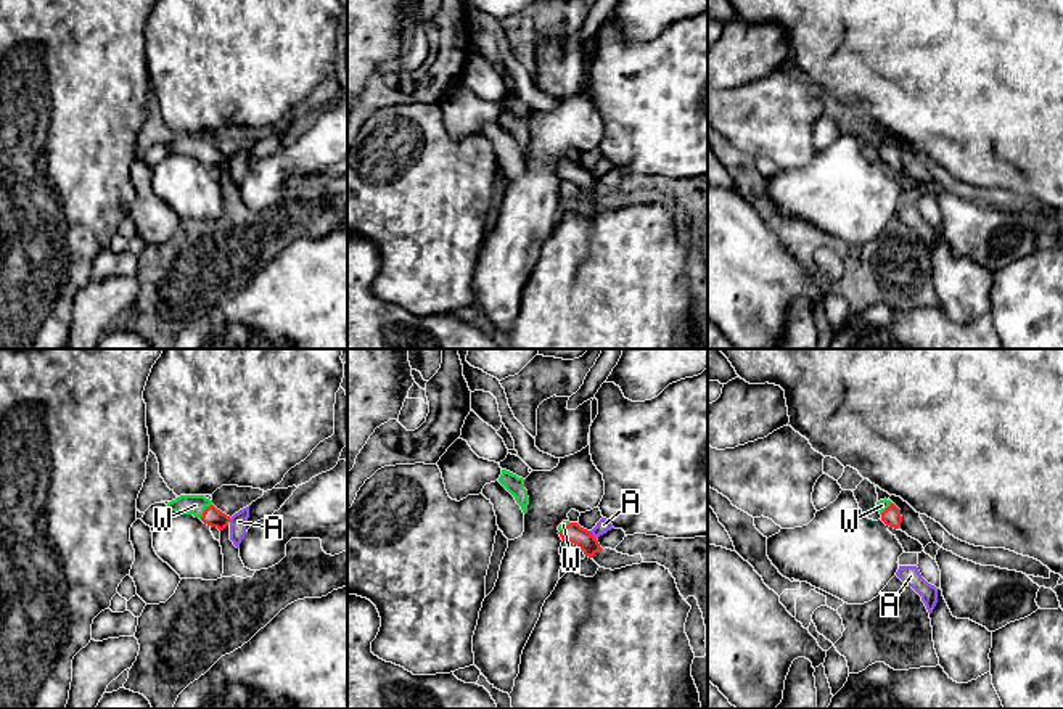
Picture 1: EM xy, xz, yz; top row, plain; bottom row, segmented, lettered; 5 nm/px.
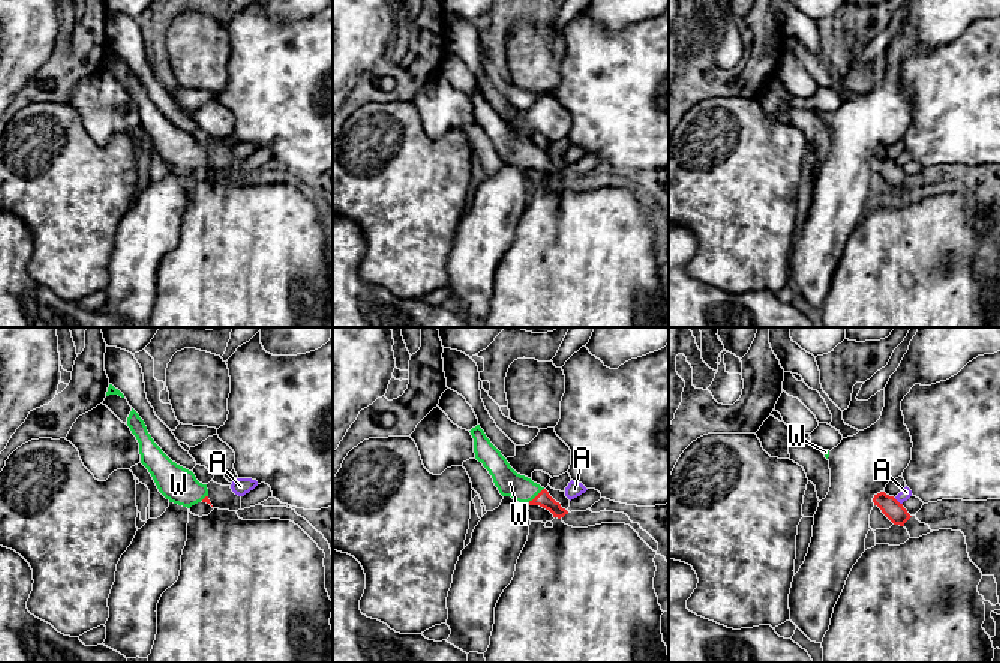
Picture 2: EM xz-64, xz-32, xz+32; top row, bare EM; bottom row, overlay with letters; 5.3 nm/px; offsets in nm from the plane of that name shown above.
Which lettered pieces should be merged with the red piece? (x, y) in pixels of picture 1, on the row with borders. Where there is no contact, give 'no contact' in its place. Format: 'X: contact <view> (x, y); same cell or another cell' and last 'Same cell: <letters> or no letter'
A: contact xz (592, 536); another cell
W: contact xy (205, 512); same cell
Same cell: W

